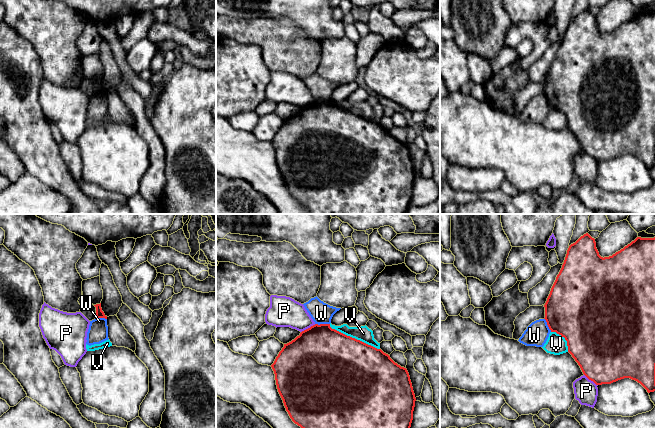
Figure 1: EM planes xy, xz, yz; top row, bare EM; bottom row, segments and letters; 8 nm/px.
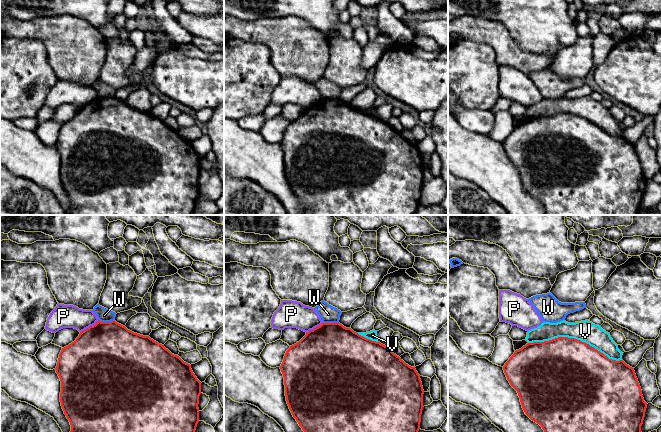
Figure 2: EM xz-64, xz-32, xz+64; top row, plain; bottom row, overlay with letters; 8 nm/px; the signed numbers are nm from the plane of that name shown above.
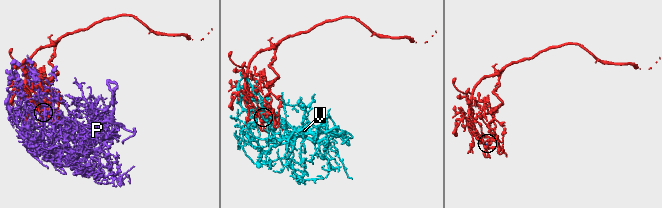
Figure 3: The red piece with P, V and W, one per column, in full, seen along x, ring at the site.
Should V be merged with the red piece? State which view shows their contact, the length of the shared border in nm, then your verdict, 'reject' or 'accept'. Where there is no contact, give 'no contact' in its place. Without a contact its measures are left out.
meets red in xz; contact 460 nm long; reject

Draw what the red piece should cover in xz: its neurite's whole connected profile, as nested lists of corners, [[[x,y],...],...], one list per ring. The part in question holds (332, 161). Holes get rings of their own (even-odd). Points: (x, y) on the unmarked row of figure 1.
[[[315,100],[302,107],[291,118],[284,120],[271,143],[286,187],[292,197],[306,208],[307,214],[406,214],[410,206],[416,174],[407,145],[395,139],[381,125],[332,105],[330,100]]]

